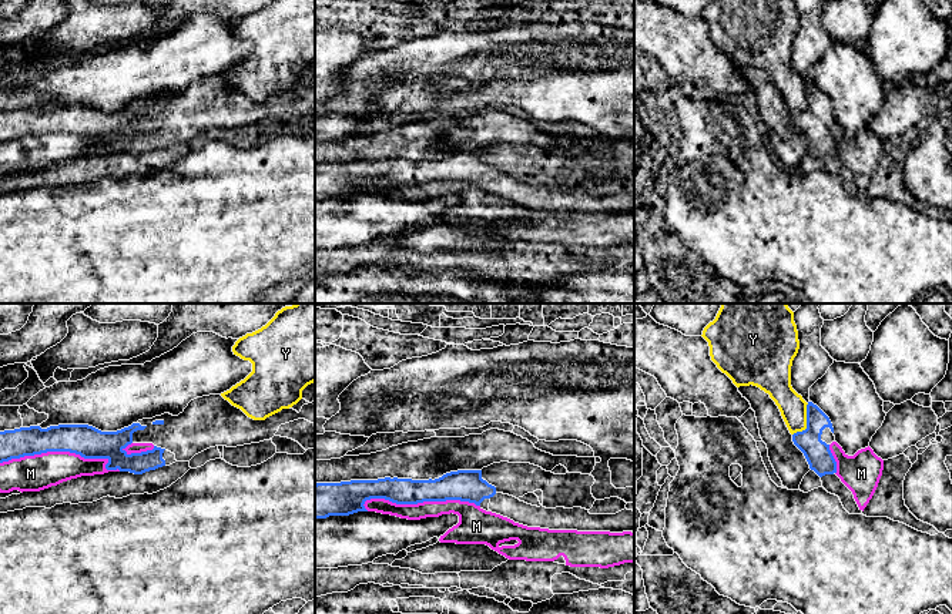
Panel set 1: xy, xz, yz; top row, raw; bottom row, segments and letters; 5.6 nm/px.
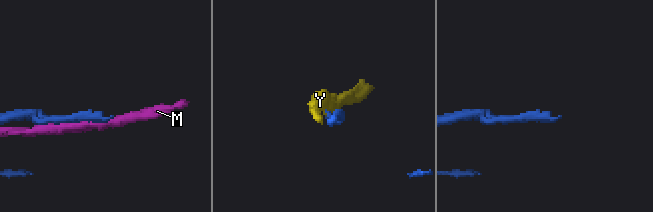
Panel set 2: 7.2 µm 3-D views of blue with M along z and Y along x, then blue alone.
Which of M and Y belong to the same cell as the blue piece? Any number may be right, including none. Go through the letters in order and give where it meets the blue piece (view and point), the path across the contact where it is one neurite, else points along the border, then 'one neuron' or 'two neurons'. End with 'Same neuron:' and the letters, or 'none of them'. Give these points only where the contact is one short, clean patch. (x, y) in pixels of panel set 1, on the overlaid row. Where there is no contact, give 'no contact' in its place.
M: contact xy (64, 450); two neurons
Y: contact yz (807, 422); two neurons
Same neuron: none of them

